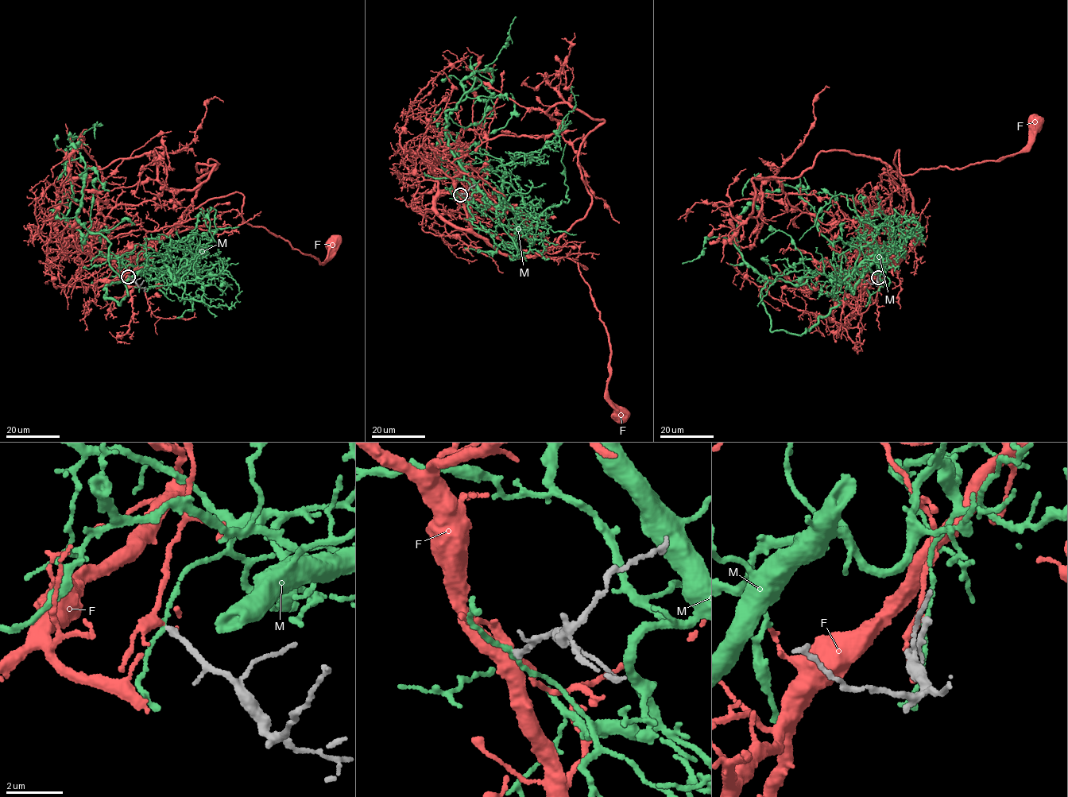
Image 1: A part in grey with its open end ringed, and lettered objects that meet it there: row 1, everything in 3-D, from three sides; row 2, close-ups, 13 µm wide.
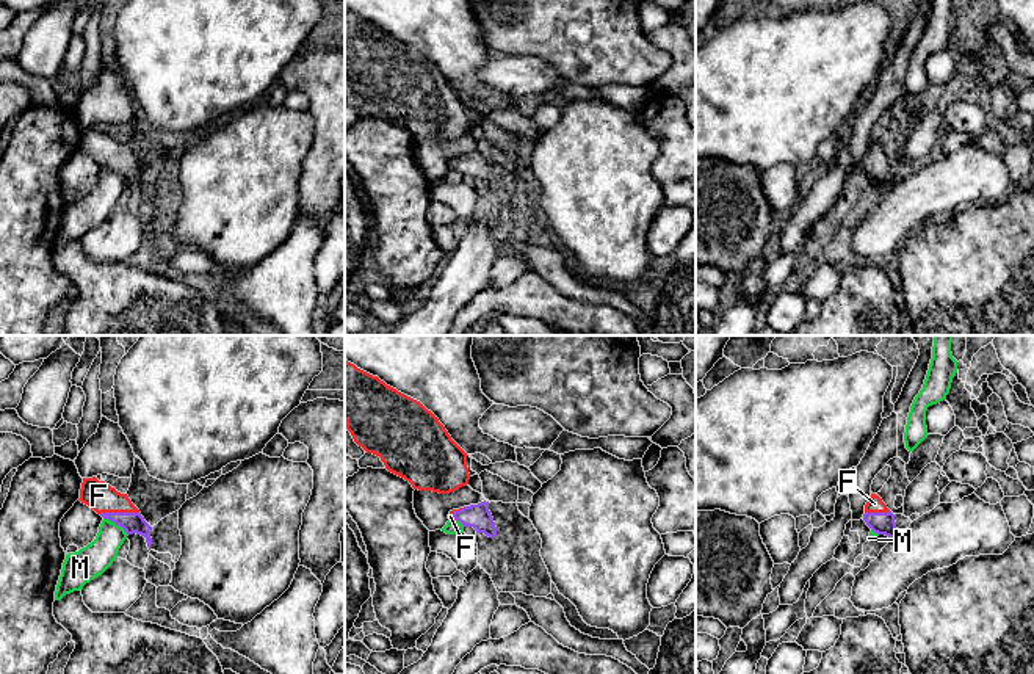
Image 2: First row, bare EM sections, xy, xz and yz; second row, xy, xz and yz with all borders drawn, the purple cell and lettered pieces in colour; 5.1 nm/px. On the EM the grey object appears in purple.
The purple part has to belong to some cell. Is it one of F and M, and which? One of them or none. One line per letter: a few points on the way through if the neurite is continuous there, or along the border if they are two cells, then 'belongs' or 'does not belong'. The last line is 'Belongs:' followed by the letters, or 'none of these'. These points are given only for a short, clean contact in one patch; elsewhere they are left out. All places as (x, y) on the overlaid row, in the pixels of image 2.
F: belongs
M: along xy (104, 518), (118, 524), (127, 535) | does not belong
Belongs: F

